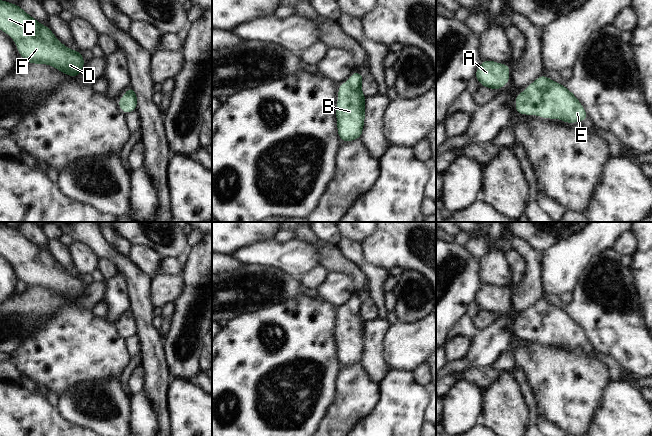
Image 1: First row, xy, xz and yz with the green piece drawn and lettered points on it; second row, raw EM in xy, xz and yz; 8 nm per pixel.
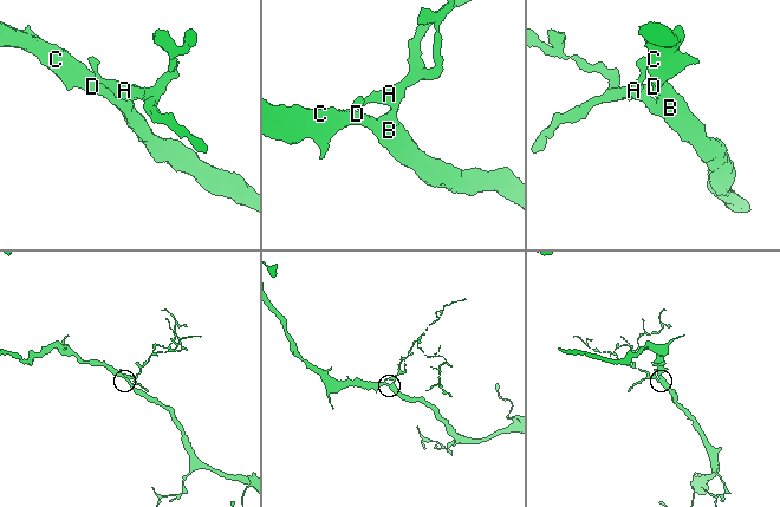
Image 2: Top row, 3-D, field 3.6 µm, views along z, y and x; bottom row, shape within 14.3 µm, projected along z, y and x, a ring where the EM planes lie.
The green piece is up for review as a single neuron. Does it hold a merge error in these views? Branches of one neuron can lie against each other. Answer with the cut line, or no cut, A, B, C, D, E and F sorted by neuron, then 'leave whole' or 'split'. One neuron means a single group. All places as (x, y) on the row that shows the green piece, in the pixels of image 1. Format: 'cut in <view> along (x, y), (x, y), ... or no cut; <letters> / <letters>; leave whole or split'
no cut; A B C D E F; leave whole

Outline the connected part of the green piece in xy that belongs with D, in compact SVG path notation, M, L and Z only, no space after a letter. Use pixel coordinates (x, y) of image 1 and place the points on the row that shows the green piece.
M0 0L0 31L5 32L13 39L19 55L30 64L50 65L65 75L76 78L86 63L82 57L81 50L74 51L66 47L55 37L48 26L40 24L18 4Z

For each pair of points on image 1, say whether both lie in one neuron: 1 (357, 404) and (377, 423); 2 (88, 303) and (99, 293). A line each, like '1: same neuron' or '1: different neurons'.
1: different neurons
2: same neuron

